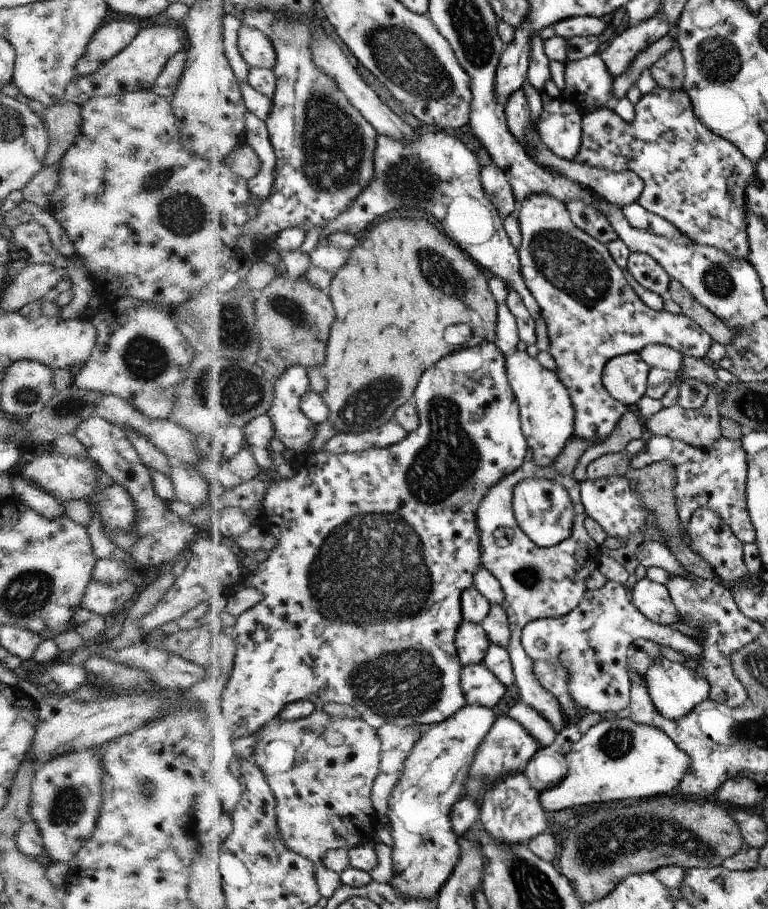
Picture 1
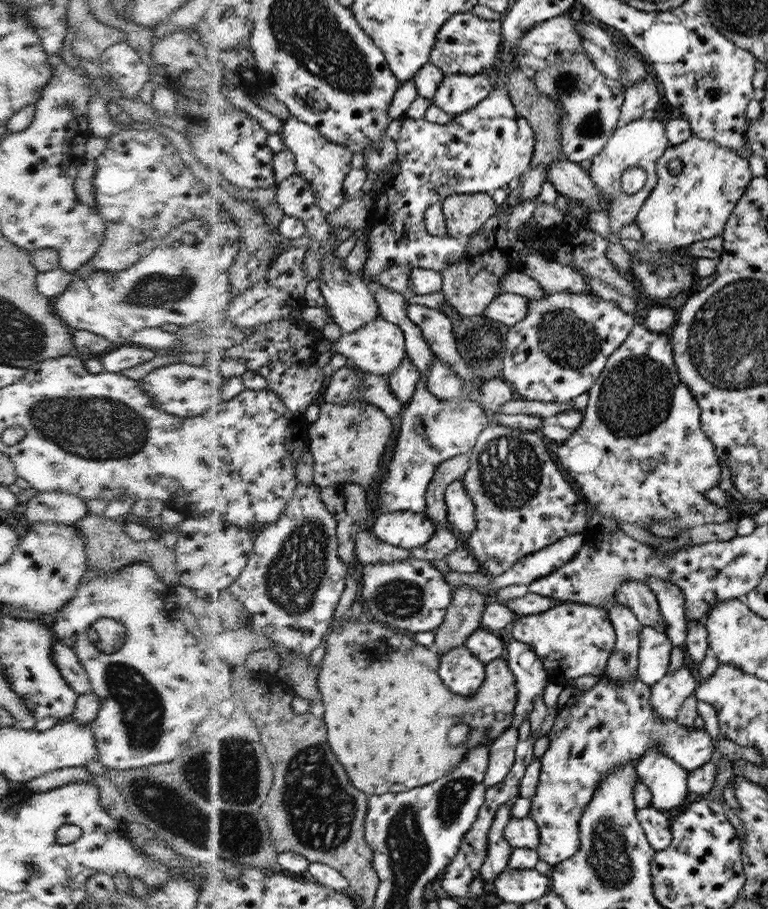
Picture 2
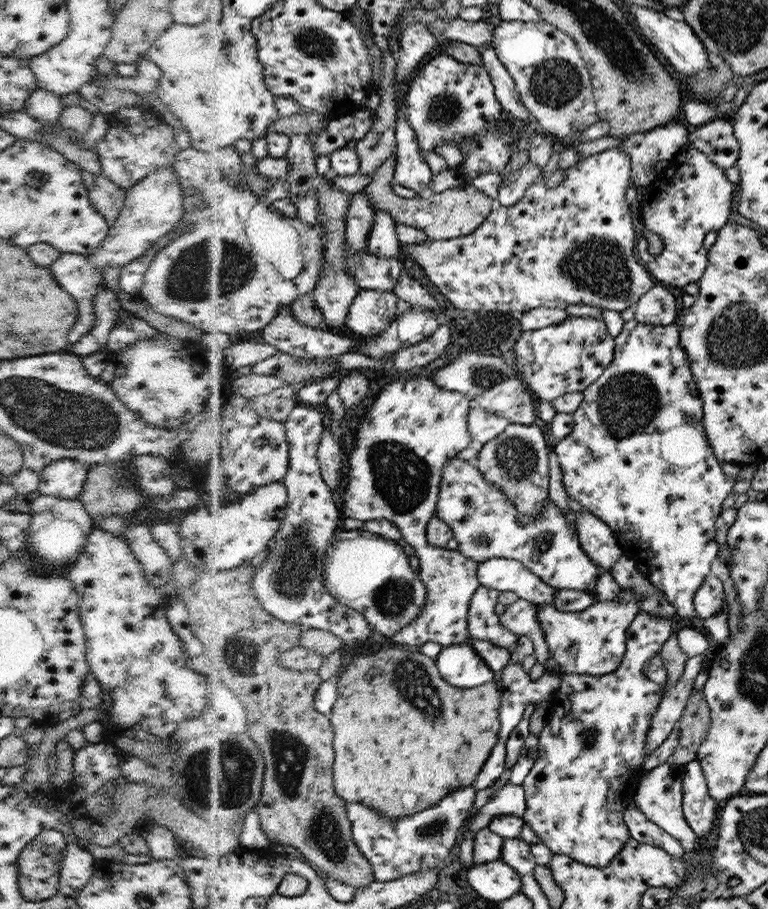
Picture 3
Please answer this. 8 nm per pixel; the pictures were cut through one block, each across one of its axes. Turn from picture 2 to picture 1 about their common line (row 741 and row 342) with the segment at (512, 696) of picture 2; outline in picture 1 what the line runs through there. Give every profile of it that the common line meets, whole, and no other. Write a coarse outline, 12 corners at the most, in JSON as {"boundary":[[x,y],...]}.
{"boundary":[[430,216],[363,235],[331,292],[342,433],[496,338],[488,278]]}

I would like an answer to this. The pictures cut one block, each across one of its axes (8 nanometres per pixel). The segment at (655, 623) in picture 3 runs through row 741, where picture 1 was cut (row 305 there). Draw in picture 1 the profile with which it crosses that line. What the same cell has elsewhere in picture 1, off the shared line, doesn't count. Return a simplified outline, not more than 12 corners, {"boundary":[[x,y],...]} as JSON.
{"boundary":[[550,194],[518,207],[521,274],[540,307],[574,437],[596,444],[626,405],[619,355],[711,336],[652,310],[609,247]]}

